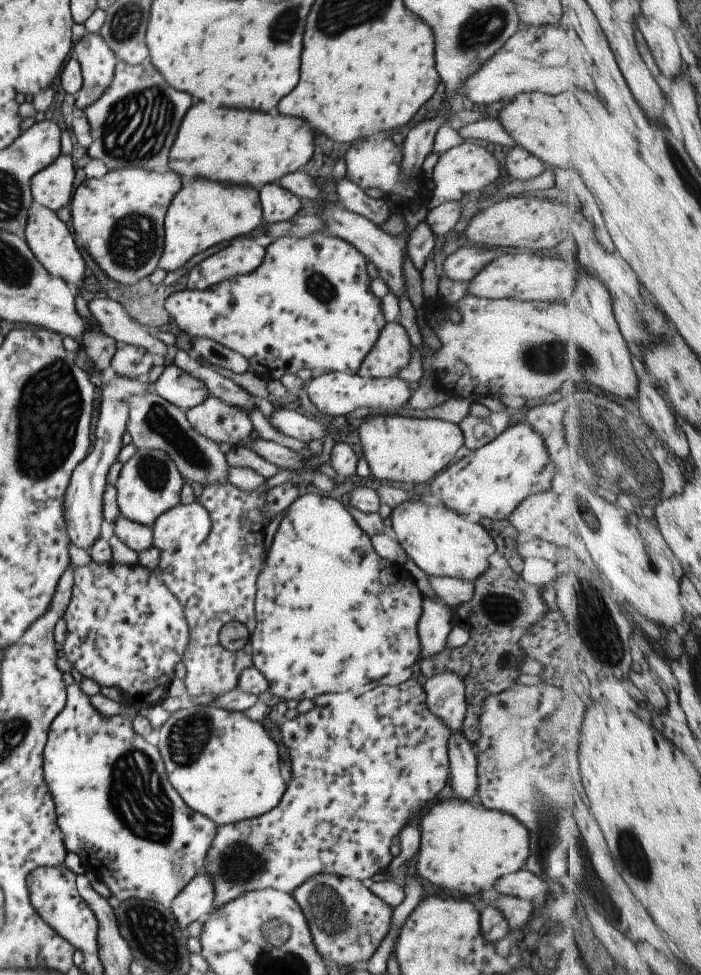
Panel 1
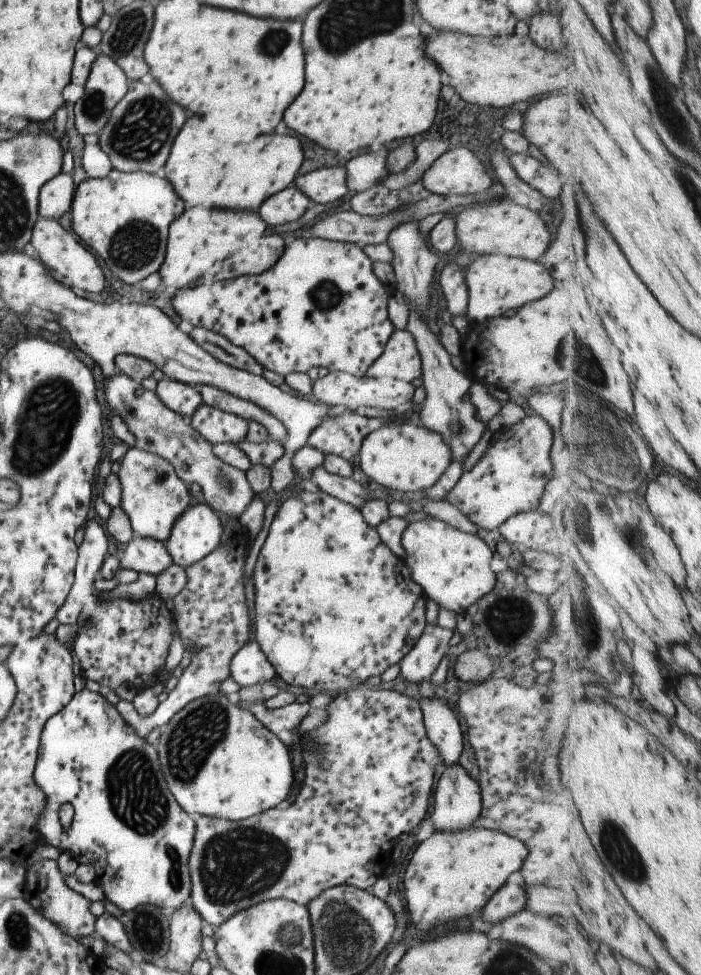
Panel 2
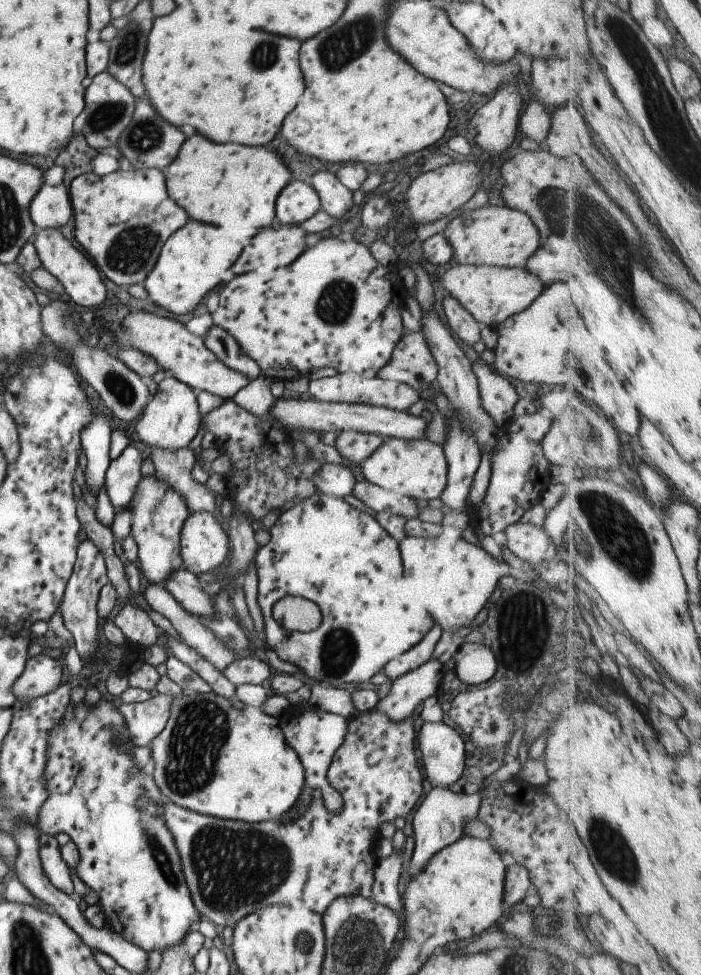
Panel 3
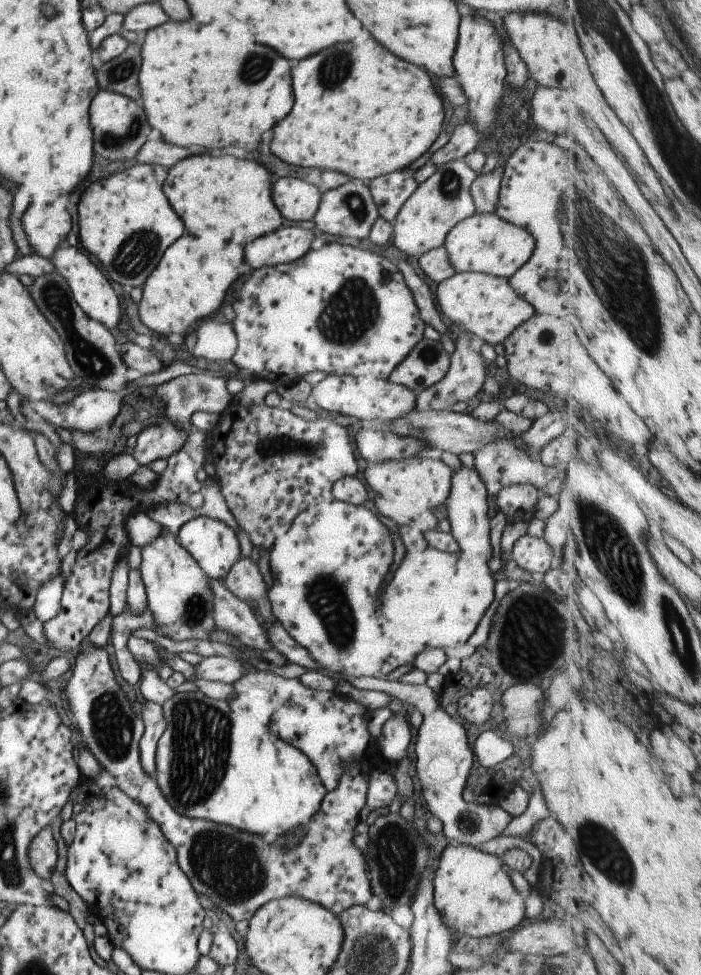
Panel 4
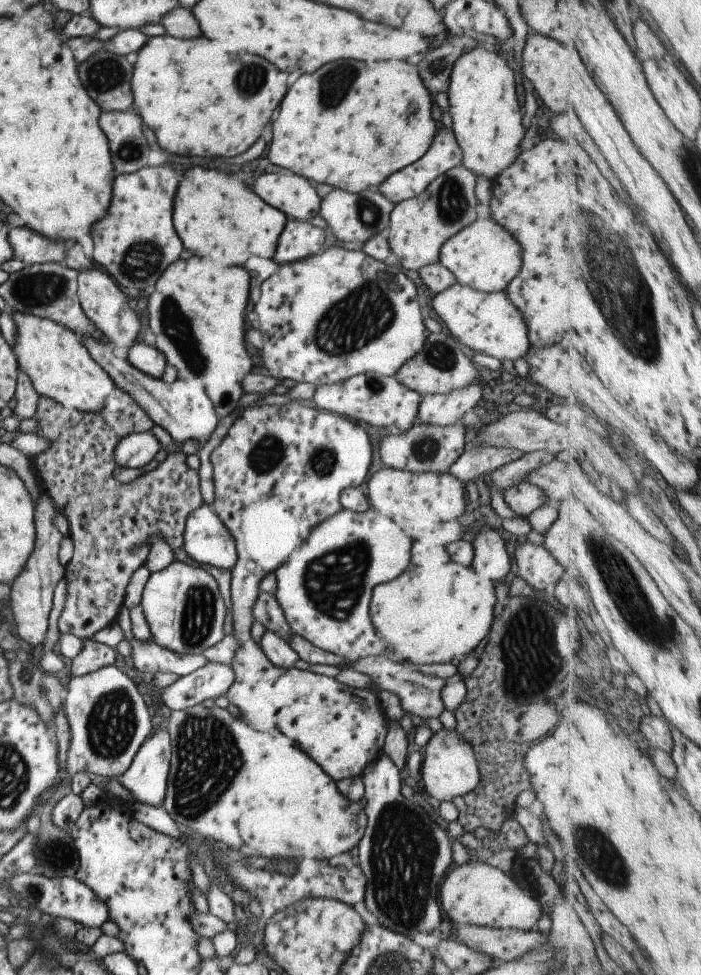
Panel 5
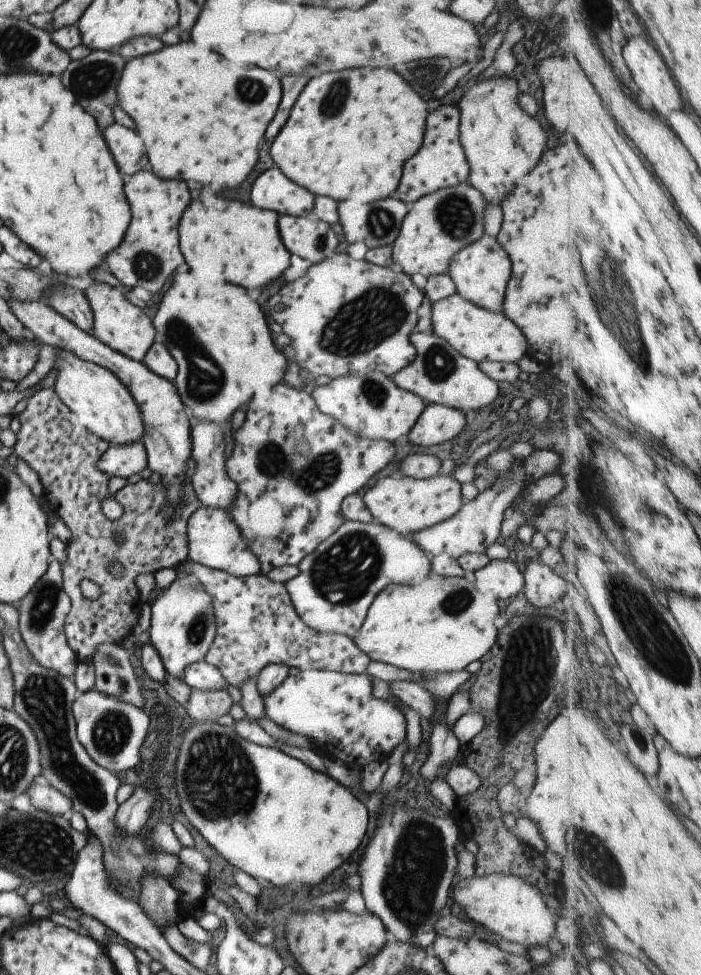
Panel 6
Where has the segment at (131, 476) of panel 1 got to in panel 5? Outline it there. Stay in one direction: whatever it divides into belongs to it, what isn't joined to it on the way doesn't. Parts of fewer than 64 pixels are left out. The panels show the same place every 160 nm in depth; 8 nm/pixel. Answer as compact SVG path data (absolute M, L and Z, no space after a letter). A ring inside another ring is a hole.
M175 559L165 568L150 572L141 592L140 605L151 639L167 650L180 655L201 655L206 648L222 639L221 625L225 618L225 610L228 609L225 608L213 577L198 565L193 566Z

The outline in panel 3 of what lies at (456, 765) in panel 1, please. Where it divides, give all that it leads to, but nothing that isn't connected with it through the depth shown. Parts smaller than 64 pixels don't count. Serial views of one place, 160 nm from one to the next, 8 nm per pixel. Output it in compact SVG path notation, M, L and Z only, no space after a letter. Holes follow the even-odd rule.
M505 762L493 774L491 774L490 776L488 776L487 779L485 779L485 782L483 782L481 786L481 790L472 795L463 794L461 791L459 792L452 791L449 787L438 787L438 786L431 787L429 792L427 792L425 798L421 800L421 804L419 804L419 808L415 810L415 814L413 814L413 819L411 820L412 822L411 828L414 834L413 835L414 851L412 853L409 862L410 864L408 870L408 873L410 874L409 879L412 879L412 876L416 875L417 872L419 872L425 866L425 863L428 863L430 856L433 856L436 852L439 852L439 850L441 850L442 848L449 846L451 843L454 843L456 840L459 840L461 837L464 836L464 832L466 831L466 826L478 816L478 808L480 805L480 792L484 789L484 786L489 781L505 781L506 778L511 780L518 775L519 770L520 766L519 764L516 764L516 762L514 763Z

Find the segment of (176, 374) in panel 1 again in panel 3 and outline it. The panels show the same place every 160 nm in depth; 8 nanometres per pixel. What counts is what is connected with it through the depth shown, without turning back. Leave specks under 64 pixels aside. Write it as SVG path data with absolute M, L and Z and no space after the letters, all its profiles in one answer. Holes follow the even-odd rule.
M165 377L158 383L155 394L150 397L142 415L137 419L135 432L139 440L152 448L177 450L185 447L195 436L200 417L194 390L173 377Z

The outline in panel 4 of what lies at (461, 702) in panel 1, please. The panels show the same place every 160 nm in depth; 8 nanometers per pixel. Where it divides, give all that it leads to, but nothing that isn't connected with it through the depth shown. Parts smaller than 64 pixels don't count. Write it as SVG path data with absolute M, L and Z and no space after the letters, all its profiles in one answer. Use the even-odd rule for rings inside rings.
M331 673L328 676L345 680L357 689L383 692L406 700L407 704L412 704L422 714L422 723L417 728L417 738L413 744L415 772L421 784L423 800L432 816L442 822L442 833L447 840L477 848L481 842L487 842L505 830L512 819L509 813L499 807L480 806L462 799L462 790L473 764L474 753L467 742L467 734L465 735L461 722L443 712L435 692L424 684L406 685L395 680L386 681L384 678L347 678Z

